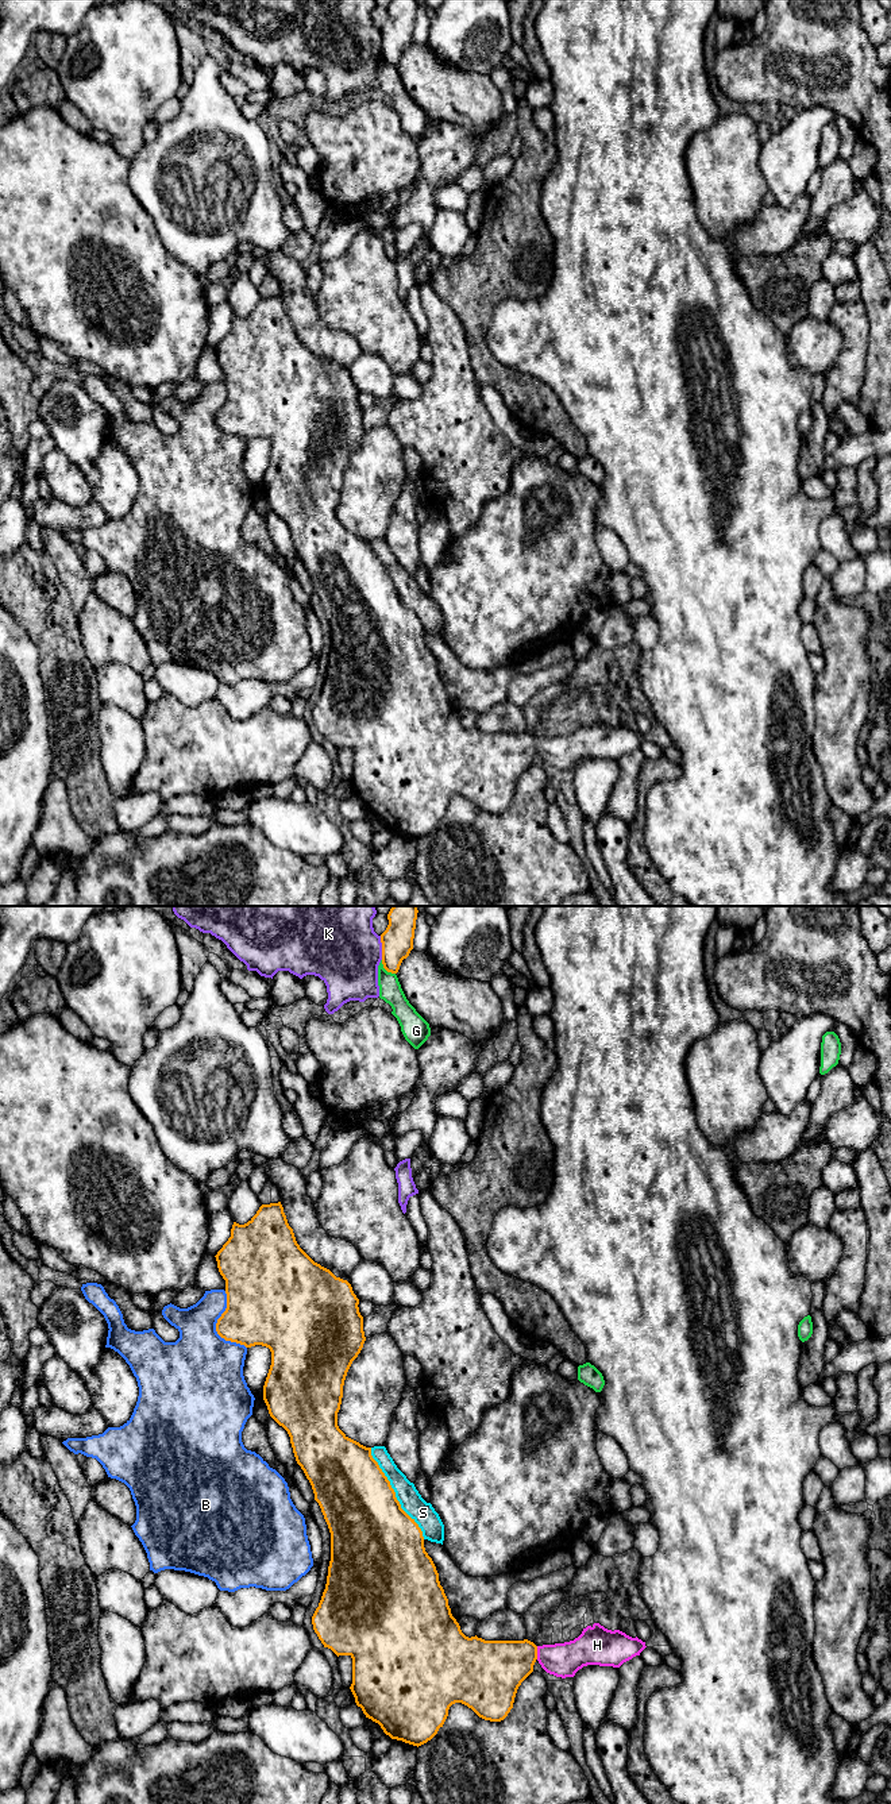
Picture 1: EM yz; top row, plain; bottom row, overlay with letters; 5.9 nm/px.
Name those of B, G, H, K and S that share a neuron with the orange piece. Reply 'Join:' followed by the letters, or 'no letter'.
Join: H

